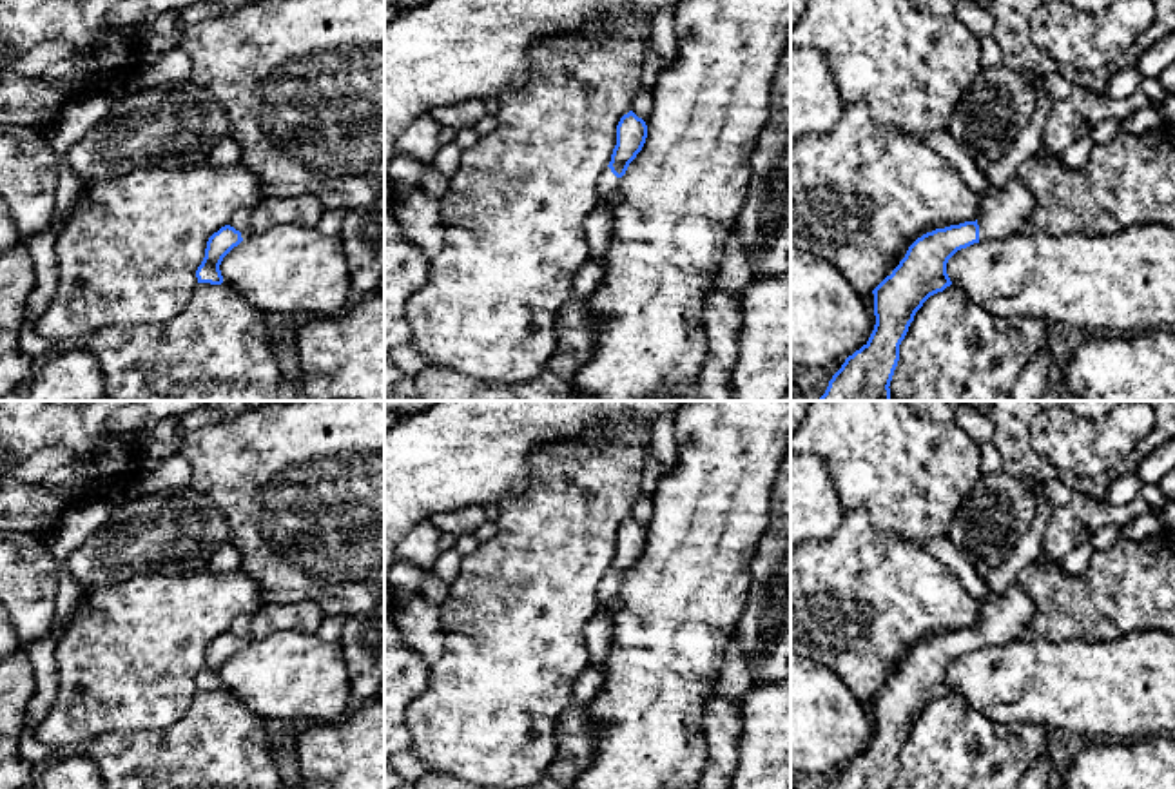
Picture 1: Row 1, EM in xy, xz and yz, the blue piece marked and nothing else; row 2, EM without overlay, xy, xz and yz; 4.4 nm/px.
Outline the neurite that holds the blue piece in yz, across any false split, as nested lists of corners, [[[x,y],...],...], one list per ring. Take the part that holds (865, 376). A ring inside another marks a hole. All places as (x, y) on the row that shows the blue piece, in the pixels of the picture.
[[[1012,176],[1001,189],[992,189],[988,196],[981,198],[981,212],[976,221],[936,229],[918,238],[892,274],[872,290],[876,325],[869,341],[845,359],[818,401],[890,401],[889,386],[899,361],[899,345],[916,312],[930,296],[952,285],[947,274],[948,259],[957,250],[983,239],[1005,239],[1030,230],[1028,219],[1034,209],[1035,194],[1017,176]]]

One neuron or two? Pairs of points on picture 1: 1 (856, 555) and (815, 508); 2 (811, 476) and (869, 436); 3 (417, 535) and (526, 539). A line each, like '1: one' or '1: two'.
1: two
2: two
3: two

